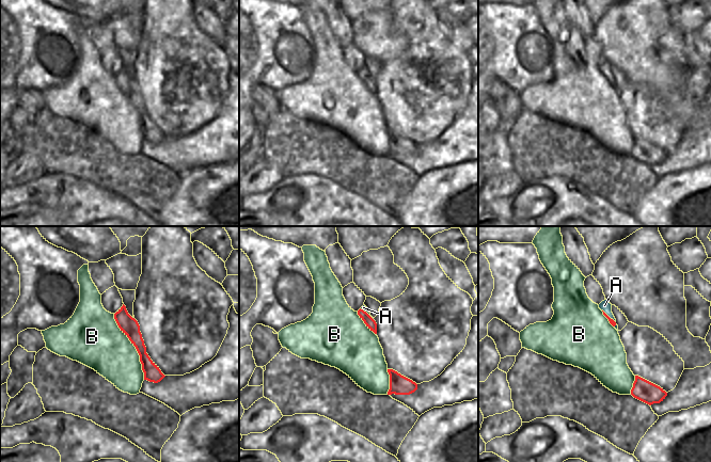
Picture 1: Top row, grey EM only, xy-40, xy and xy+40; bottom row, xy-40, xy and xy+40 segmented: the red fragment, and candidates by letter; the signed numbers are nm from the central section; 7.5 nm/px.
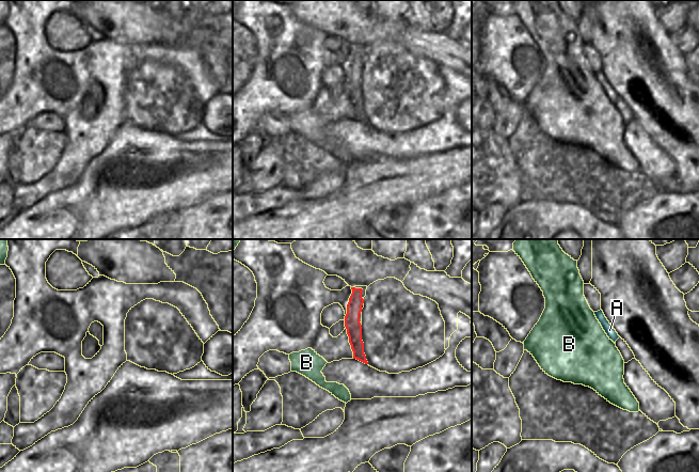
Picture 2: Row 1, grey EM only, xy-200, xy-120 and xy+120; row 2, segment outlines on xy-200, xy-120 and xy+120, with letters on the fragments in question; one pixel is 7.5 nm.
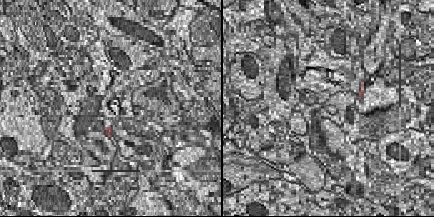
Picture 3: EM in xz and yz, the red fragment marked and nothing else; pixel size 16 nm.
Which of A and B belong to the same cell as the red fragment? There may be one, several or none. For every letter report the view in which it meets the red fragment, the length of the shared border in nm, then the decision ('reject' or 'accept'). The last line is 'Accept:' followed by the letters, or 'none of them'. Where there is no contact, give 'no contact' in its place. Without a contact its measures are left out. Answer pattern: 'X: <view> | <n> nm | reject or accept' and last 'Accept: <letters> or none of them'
A: xy | 130 nm | reject
B: xy-40 | 550 nm | reject
Accept: none of them

